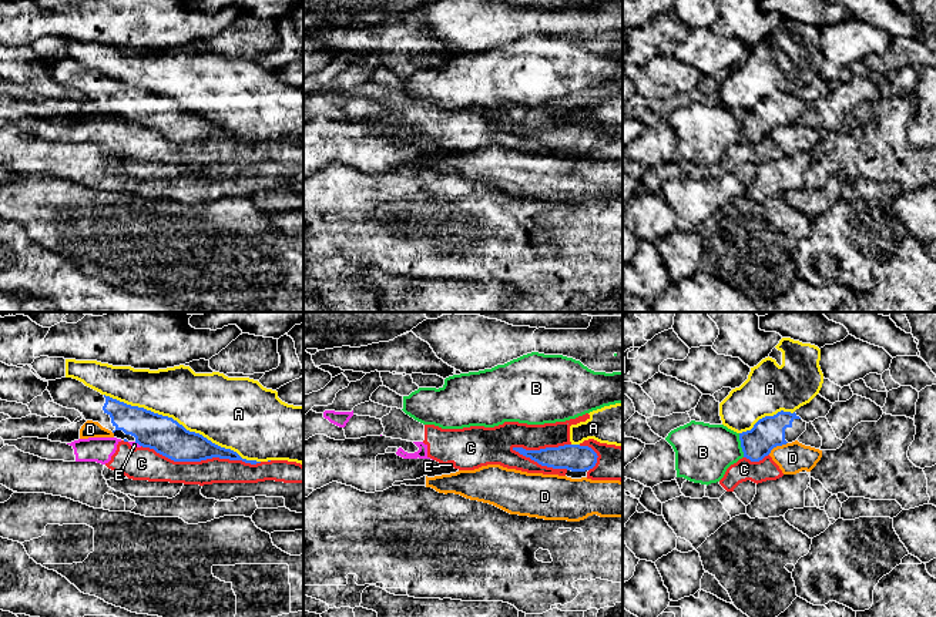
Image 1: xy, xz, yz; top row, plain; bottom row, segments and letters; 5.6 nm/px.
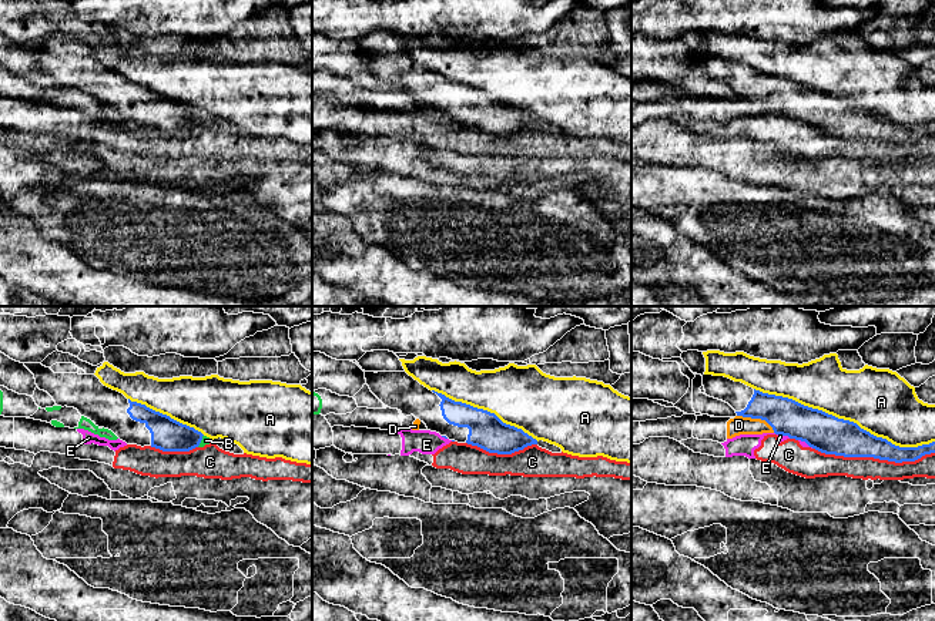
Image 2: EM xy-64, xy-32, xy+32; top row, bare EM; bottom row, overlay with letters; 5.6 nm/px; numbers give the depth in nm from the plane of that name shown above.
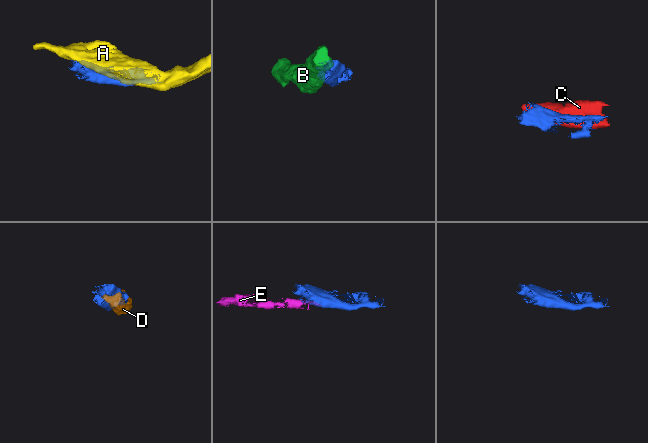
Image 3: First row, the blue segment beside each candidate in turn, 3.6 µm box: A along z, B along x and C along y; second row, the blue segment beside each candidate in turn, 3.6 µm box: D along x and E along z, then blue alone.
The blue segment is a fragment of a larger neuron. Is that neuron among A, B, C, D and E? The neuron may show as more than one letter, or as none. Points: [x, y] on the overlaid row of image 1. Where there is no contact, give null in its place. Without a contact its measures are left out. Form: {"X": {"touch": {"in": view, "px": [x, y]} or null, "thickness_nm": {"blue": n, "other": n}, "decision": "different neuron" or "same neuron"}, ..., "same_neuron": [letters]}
{"A": {"touch": {"in": "xy", "px": [181, 425]}, "thickness_nm": {"blue": 200, "other": 380}, "decision": "different neuron"}, "B": {"touch": {"in": "yz", "px": [741, 445]}, "thickness_nm": {"blue": 180, "other": 320}, "decision": "different neuron"}, "C": {"touch": {"in": "xy", "px": [201, 459]}, "thickness_nm": {"blue": 200, "other": 150}, "decision": "different neuron"}, "D": {"touch": {"in": "yz", "px": [777, 445]}, "thickness_nm": {"blue": 180, "other": 180}, "decision": "different neuron"}, "E": {"touch": {"in": "xy", "px": [137, 442]}, "thickness_nm": {"blue": 200, "other": 40}, "decision": "different neuron"}, "same_neuron": []}

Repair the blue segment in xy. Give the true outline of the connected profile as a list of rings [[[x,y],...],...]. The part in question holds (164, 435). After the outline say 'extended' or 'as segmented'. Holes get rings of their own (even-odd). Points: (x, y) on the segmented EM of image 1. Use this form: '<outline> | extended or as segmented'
[[[77,379],[48,380],[47,390],[54,403],[78,410],[85,420],[98,422],[111,430],[114,437],[154,449],[174,462],[201,462],[219,457],[251,465],[261,463],[242,459],[236,452],[187,430],[172,418],[101,395]]] | extended

